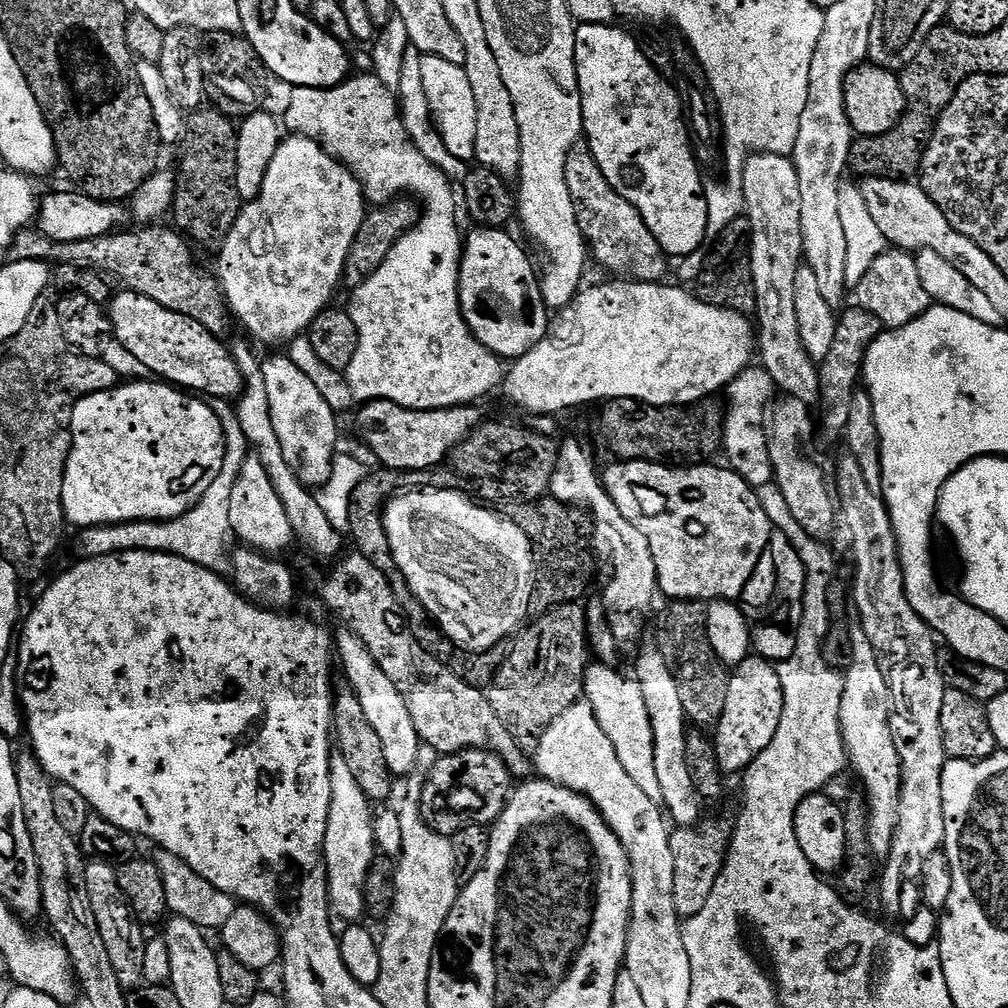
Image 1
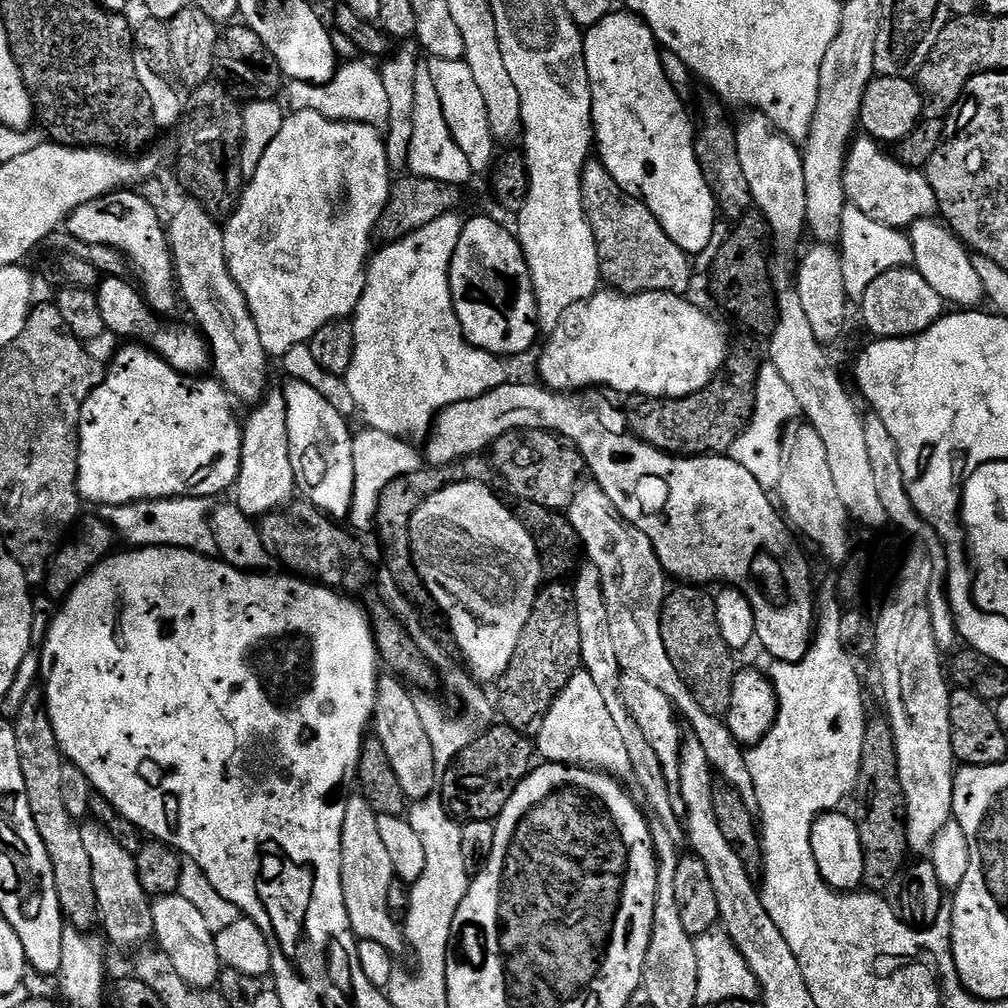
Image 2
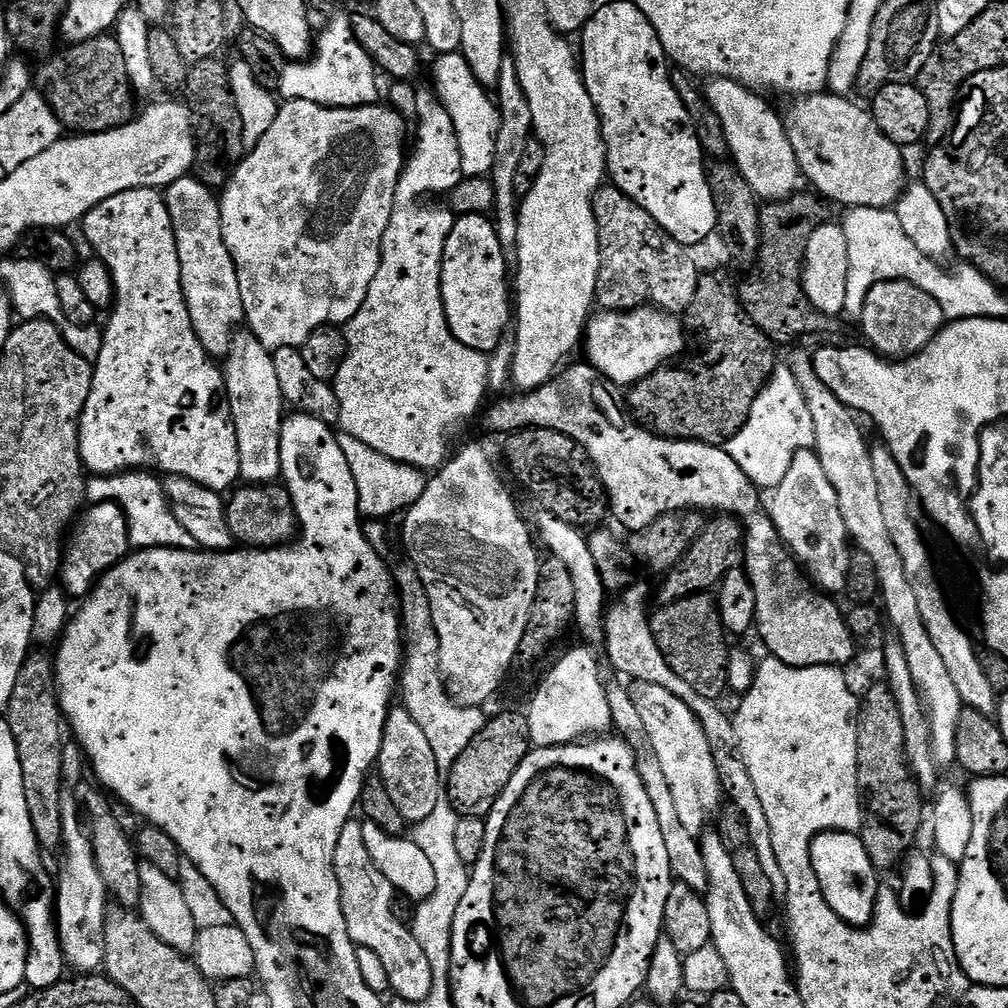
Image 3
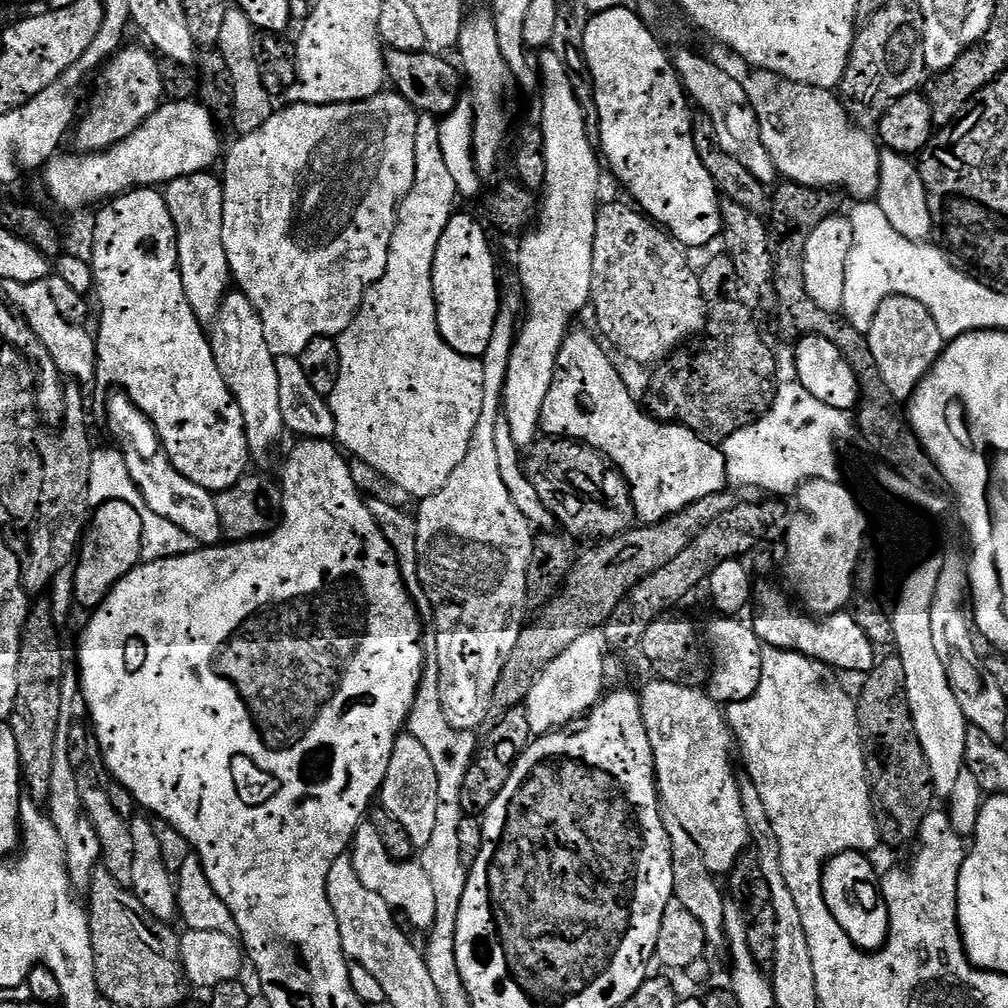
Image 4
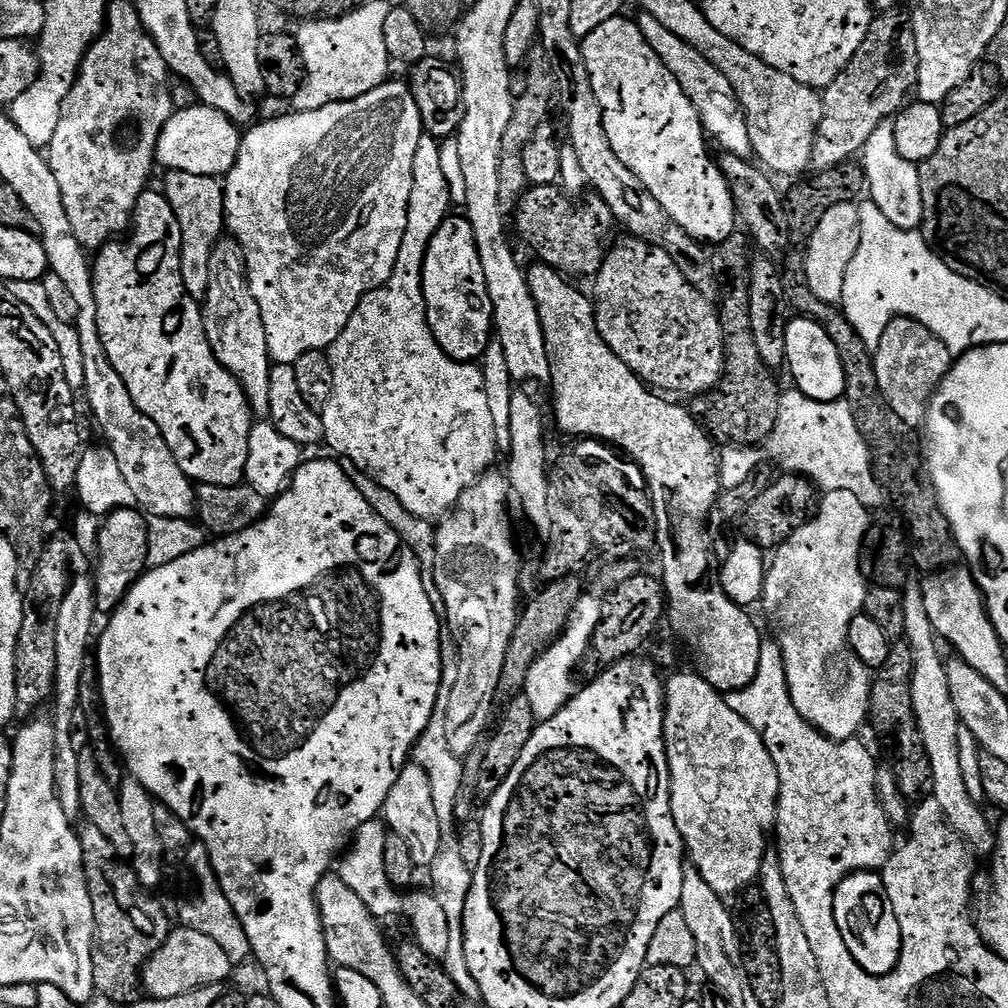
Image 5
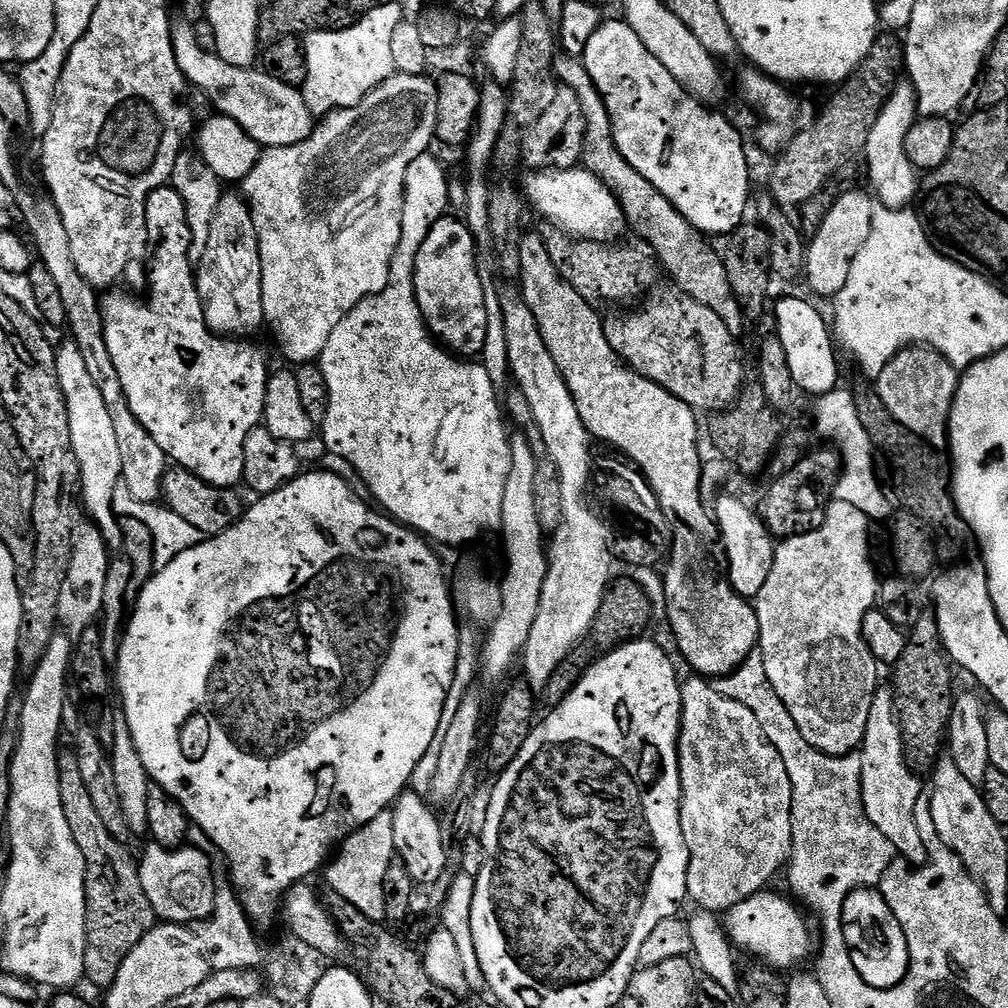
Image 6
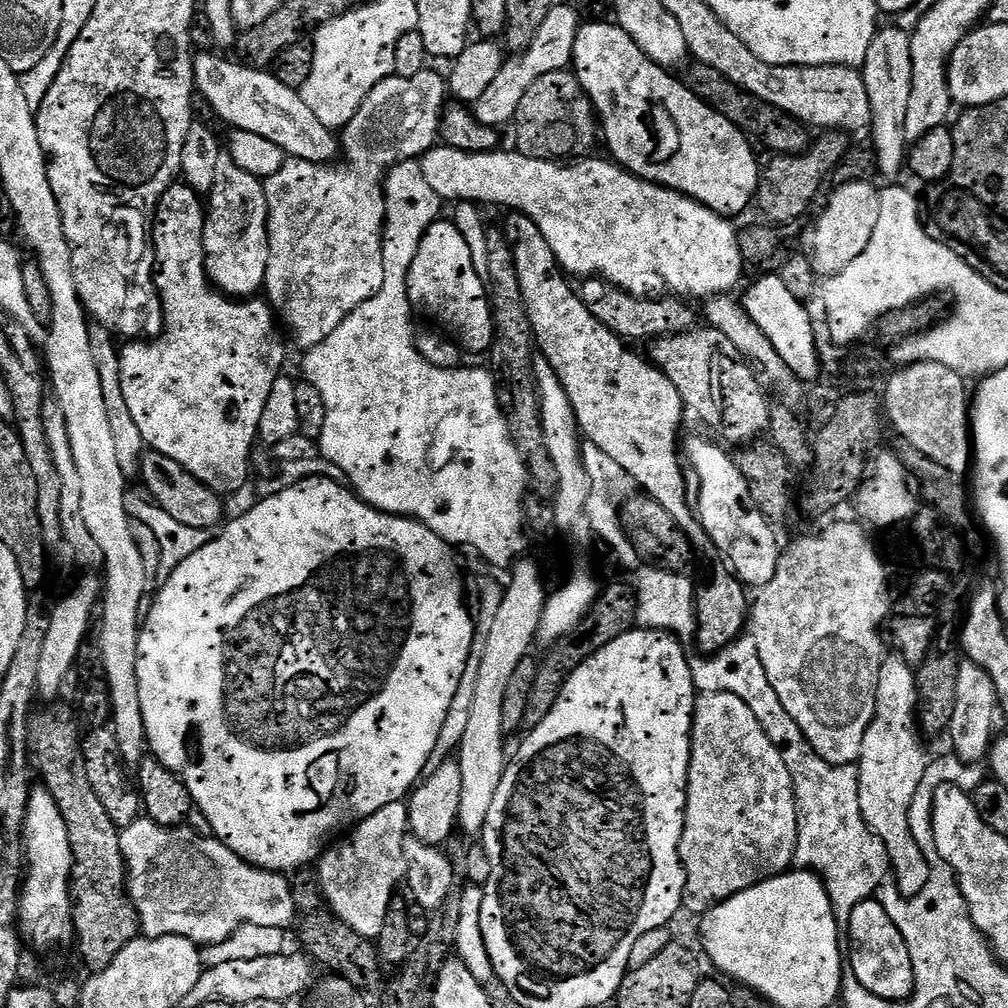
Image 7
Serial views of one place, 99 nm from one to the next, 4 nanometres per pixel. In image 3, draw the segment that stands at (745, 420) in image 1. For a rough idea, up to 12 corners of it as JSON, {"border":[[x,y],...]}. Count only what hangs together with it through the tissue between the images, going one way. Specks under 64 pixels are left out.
{"border":[[777,366],[726,450],[774,490],[815,449],[791,367]]}

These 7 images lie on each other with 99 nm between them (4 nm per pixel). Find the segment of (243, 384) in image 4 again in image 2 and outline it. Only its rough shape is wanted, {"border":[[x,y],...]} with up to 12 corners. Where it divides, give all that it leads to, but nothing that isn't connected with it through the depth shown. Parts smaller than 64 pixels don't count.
{"border":[[284,398],[243,421],[234,502],[263,518],[298,492]]}

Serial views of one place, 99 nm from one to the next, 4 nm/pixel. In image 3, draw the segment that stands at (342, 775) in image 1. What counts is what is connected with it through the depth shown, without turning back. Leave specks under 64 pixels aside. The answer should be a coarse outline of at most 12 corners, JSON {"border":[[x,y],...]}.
{"border":[[353,818],[334,866],[346,930],[374,950],[402,1000],[434,974],[411,927],[394,918],[390,878]]}

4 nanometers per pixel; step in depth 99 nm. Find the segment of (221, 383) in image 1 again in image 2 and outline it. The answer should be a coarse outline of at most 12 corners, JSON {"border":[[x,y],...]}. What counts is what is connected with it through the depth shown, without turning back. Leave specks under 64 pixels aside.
{"border":[[125,277],[96,289],[105,329],[148,345],[176,372],[203,375],[193,326],[164,325]]}

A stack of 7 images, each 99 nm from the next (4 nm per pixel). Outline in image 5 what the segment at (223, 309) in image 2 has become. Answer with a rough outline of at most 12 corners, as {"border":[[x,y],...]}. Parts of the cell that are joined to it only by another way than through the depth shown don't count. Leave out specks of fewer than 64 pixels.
{"border":[[167,173],[162,191],[182,230],[180,269],[203,301],[226,232],[215,176]]}

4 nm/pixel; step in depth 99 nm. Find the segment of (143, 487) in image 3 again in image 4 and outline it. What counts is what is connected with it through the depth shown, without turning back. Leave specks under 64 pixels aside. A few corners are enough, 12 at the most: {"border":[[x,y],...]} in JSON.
{"border":[[115,447],[93,451],[89,505],[122,501],[142,522],[141,561],[200,551],[154,514]]}

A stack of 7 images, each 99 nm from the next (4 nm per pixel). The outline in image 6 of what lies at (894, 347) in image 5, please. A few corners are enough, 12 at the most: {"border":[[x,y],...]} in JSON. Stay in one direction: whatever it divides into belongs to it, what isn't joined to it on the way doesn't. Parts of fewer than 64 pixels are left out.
{"border":[[903,348],[875,377],[886,410],[933,449],[949,443],[958,370]]}

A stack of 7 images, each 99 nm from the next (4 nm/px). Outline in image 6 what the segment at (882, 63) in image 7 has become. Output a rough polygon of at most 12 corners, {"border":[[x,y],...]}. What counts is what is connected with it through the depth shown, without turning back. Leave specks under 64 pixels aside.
{"border":[[897,83],[870,130],[871,191],[907,209],[918,173],[906,158],[916,92]]}

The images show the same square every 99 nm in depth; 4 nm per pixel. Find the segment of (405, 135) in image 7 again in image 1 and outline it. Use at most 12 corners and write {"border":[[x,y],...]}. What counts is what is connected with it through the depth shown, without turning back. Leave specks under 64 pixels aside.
{"border":[[289,135],[218,248],[264,344],[333,303],[364,185]]}

